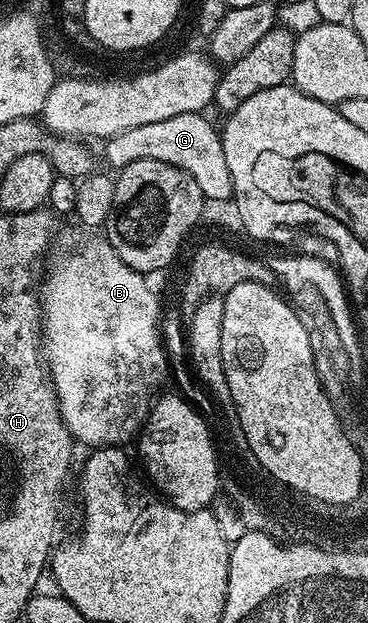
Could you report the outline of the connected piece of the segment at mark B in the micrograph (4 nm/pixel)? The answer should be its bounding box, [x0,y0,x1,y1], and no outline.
[41,239,169,449]

